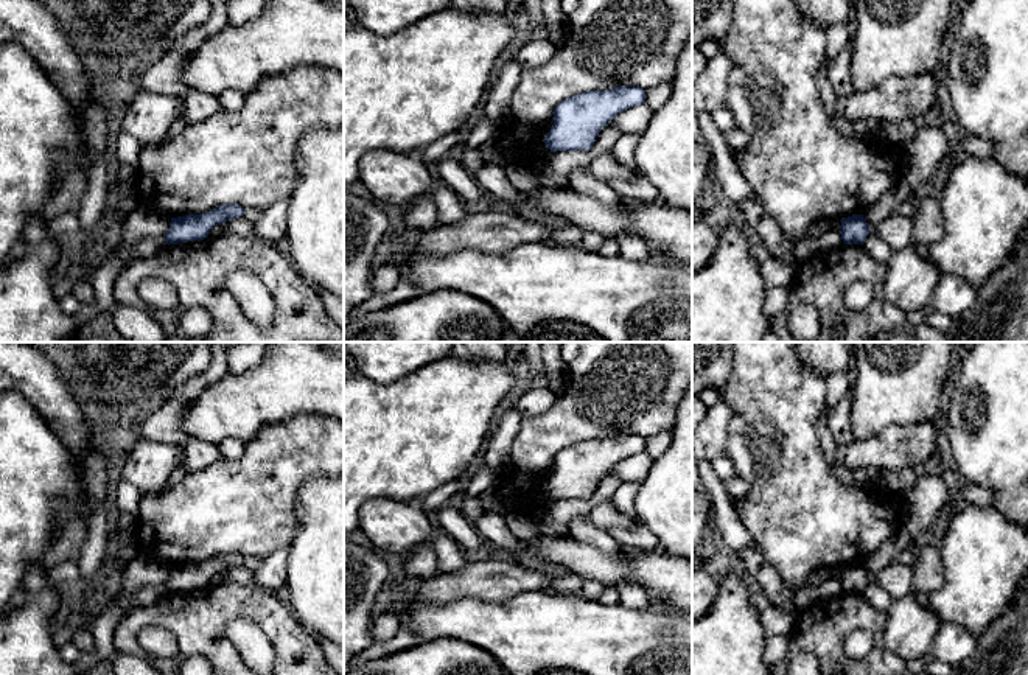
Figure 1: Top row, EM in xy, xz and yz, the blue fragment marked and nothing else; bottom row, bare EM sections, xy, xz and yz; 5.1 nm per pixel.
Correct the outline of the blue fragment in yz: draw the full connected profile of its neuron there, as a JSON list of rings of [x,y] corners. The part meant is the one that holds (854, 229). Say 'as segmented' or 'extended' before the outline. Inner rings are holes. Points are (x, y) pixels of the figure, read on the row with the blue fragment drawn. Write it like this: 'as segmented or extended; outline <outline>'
as segmented; outline [[[863,215],[841,218],[840,235],[844,244],[863,244],[869,235],[869,226]]]

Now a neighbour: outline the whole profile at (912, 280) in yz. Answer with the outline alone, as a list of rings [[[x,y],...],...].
[[[914,246],[891,254],[883,285],[885,299],[905,313],[930,306],[939,272],[930,260],[922,258]]]

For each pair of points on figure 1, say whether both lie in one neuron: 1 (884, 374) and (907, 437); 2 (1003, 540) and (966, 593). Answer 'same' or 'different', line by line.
1: different
2: same

